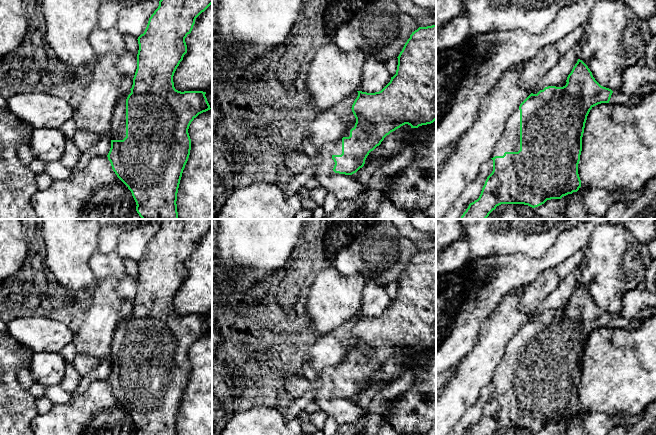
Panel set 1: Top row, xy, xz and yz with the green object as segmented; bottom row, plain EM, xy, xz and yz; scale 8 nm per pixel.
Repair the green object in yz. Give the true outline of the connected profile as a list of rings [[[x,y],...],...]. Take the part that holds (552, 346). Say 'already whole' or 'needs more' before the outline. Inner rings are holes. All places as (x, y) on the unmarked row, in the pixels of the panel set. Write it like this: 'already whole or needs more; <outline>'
needs more; [[[580,283],[566,306],[563,311],[548,310],[537,318],[531,317],[508,342],[504,356],[492,377],[493,395],[487,401],[479,422],[470,427],[466,435],[493,435],[501,428],[524,428],[535,432],[547,424],[561,423],[579,414],[581,404],[578,388],[587,340],[594,330],[609,327],[613,315],[601,310]]]

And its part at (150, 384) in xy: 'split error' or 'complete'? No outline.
split error

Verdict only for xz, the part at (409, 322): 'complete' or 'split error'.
split error

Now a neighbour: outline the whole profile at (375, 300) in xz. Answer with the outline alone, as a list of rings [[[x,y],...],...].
[[[370,282],[363,291],[360,310],[357,315],[375,317],[381,315],[391,304],[386,287]]]

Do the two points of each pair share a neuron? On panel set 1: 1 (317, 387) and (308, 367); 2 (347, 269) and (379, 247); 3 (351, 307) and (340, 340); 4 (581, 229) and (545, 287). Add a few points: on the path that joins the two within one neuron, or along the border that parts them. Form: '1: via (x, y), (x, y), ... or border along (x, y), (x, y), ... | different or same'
1: border along (302, 374), (311, 380), (319, 376) | different
2: via (355, 261), (359, 257), (371, 254) | same
3: border along (340, 325), (320, 335) | different
4: border along (553, 268), (547, 268), (533, 281) | different

